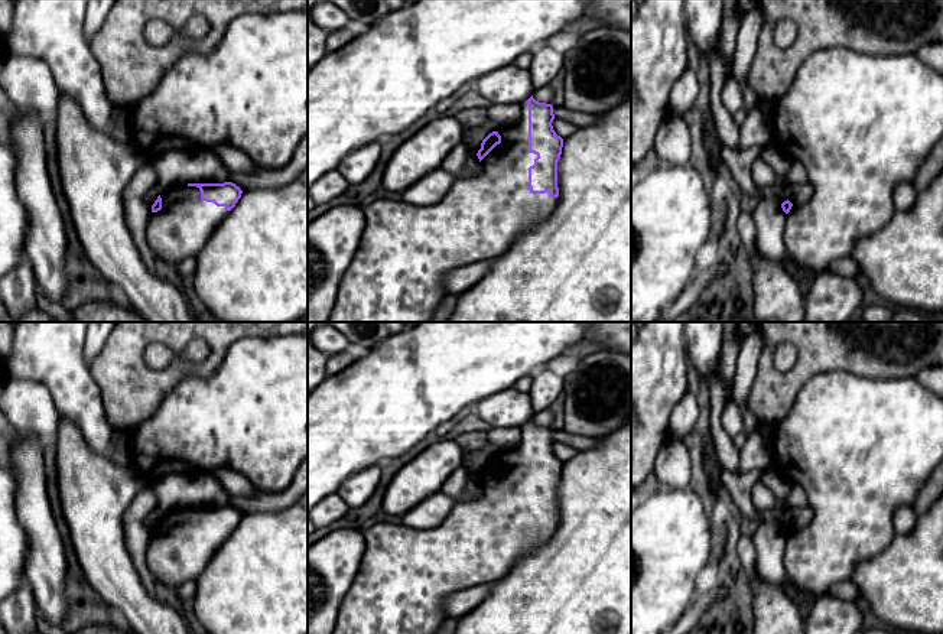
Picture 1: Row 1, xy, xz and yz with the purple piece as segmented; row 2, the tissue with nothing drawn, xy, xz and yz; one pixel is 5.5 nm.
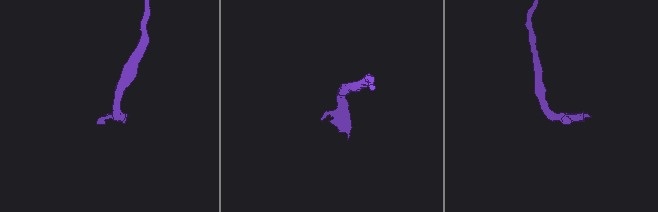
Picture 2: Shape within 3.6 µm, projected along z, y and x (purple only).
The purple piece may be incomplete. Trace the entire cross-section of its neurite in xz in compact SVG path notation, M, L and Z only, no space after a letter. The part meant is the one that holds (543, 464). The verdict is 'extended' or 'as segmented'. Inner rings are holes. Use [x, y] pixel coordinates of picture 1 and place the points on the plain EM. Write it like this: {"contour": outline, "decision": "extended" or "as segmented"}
{"contour": "M531 419L521 432L521 440L514 449L500 451L482 464L477 477L479 495L456 504L438 527L414 529L403 523L377 523L362 530L362 562L341 602L332 634L436 634L448 618L445 601L451 594L504 578L524 555L550 539L557 529L557 485L563 462L553 453L552 427L539 426Z", "decision": "extended"}

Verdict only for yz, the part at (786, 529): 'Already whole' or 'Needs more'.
Needs more

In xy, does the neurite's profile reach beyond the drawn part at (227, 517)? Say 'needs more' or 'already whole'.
needs more

